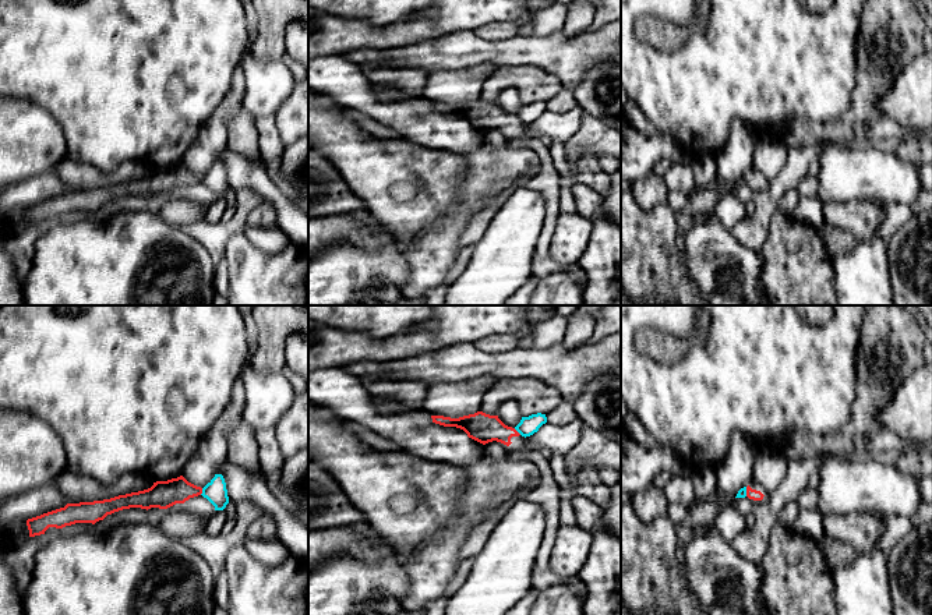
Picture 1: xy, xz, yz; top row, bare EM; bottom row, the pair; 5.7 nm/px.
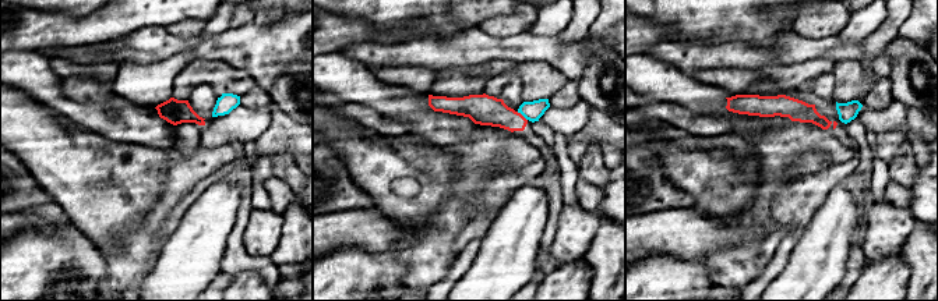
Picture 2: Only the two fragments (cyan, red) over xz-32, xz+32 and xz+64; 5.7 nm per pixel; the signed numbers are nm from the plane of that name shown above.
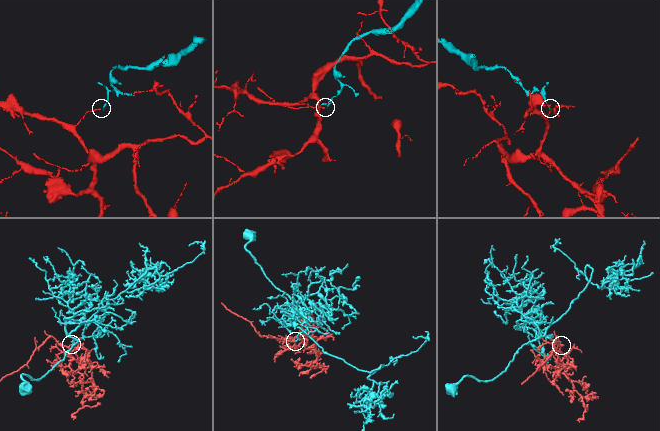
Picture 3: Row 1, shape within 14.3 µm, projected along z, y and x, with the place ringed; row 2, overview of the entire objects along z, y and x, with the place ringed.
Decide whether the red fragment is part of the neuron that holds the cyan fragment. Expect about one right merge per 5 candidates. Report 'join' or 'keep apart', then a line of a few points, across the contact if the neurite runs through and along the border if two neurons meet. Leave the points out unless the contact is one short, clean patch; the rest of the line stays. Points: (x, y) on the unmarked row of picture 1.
keep apart | xy (203, 176), (200, 181)

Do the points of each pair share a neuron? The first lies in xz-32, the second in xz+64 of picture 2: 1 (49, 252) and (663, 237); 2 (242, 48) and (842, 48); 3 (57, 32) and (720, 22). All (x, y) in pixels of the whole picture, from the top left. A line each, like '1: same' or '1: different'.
1: different
2: same
3: different

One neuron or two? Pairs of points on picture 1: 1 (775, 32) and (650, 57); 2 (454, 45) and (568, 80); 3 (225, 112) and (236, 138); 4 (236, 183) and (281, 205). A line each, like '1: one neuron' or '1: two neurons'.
1: one neuron
2: one neuron
3: two neurons
4: one neuron

